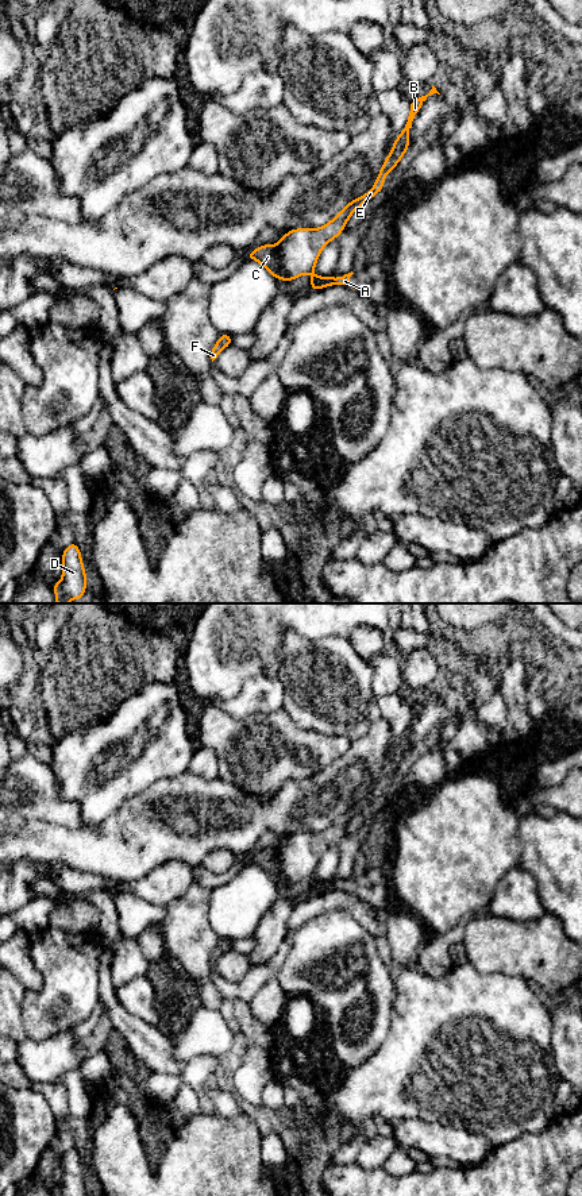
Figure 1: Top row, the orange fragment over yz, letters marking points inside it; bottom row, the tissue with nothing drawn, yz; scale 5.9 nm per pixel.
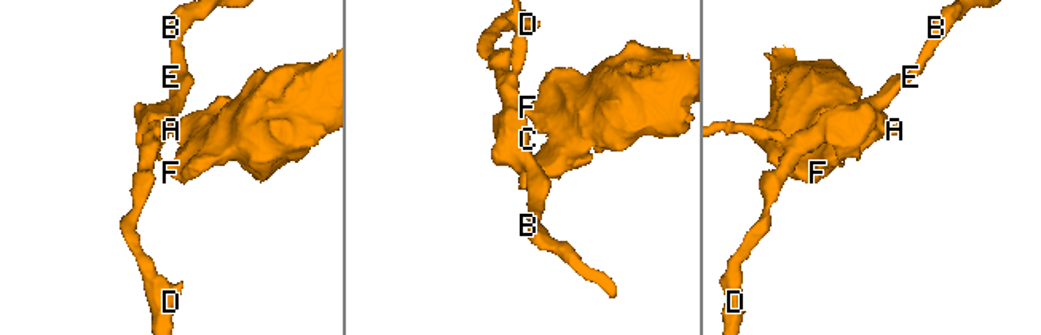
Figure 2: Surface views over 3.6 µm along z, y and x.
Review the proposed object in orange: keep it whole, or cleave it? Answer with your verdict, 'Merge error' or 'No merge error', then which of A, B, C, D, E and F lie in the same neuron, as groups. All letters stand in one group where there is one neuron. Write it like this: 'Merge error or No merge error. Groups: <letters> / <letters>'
Merge error. Groups: A B C D E / F

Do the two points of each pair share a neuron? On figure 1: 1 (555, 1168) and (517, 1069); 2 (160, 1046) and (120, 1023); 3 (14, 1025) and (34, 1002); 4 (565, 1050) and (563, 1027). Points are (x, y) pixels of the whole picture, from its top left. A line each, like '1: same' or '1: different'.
1: different
2: same
3: different
4: same

